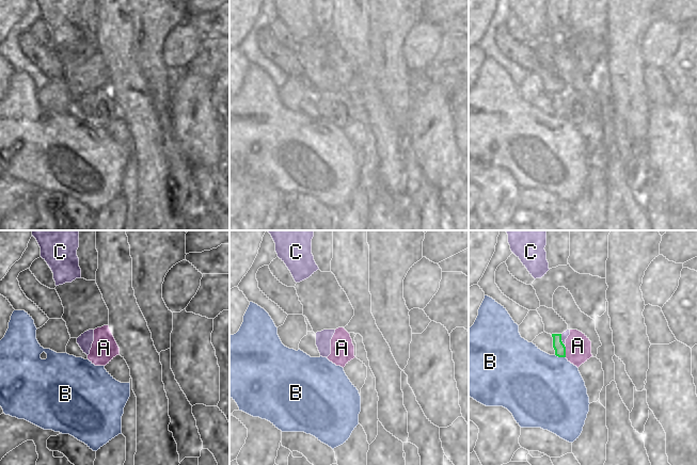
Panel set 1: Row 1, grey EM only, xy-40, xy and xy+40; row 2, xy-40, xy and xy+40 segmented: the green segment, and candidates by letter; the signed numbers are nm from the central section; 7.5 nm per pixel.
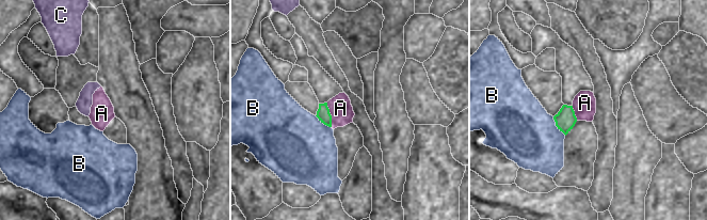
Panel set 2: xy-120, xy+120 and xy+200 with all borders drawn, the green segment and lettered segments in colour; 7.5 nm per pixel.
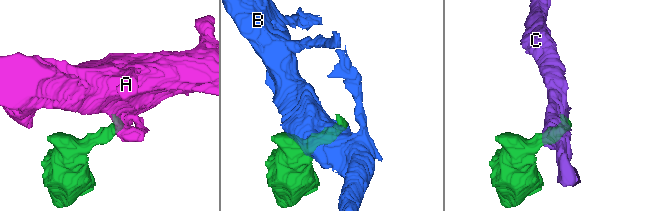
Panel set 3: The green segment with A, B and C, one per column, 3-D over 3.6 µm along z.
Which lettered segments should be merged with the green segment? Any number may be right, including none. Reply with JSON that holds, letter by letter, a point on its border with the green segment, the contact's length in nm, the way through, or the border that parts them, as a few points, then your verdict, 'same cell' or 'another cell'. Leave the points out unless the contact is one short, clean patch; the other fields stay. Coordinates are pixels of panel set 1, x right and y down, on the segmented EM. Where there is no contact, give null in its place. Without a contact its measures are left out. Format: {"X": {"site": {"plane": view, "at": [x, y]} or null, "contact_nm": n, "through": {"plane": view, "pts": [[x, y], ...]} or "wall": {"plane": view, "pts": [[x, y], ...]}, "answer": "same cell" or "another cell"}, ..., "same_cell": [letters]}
{"A": {"site": {"plane": "xy+40", "at": [565, 351]}, "contact_nm": 90, "wall": {"plane": "xy+40", "pts": [[564, 346], [566, 356]]}, "answer": "another cell"}, "B": {"site": {"plane": "xy+40", "at": [560, 356]}, "contact_nm": 80, "answer": "another cell"}, "C": {"site": {"plane": "xy+40", "at": [560, 339]}, "contact_nm": 90, "through": {"plane": "xy+40", "pts": [[559, 348], [560, 339], [565, 335]]}, "answer": "same cell"}, "same_cell": ["C"]}

